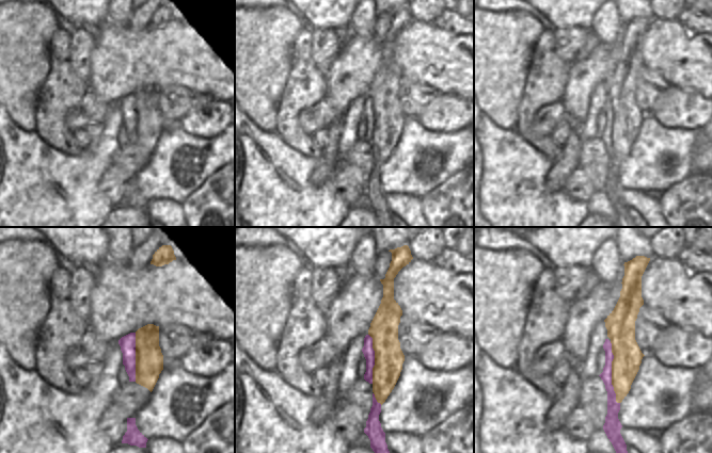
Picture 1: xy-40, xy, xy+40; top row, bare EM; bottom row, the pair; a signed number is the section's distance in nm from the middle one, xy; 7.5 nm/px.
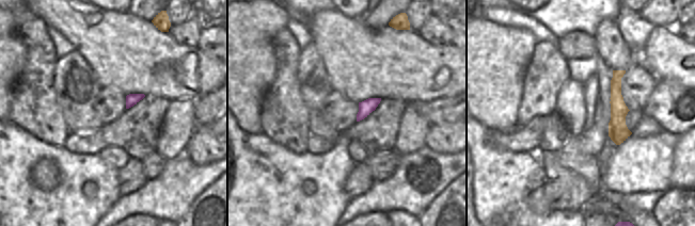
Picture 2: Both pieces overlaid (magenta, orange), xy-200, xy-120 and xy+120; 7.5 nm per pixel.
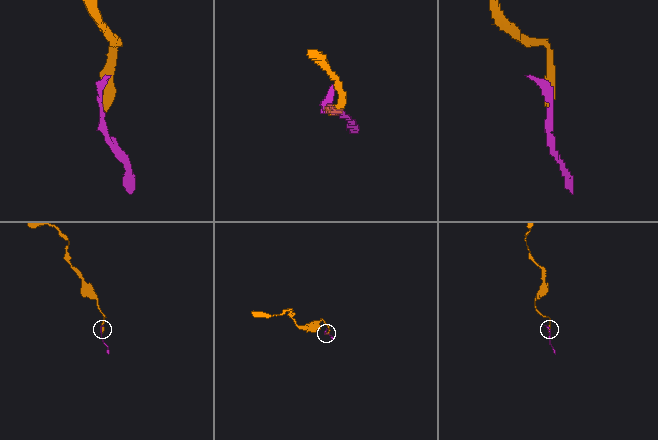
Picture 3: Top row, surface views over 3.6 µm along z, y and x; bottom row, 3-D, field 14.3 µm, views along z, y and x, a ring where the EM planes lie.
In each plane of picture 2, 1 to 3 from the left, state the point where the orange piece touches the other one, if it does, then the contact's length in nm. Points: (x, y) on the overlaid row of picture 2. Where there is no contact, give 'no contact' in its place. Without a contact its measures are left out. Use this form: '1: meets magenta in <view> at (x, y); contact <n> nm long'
1: no contact
2: no contact
3: no contact

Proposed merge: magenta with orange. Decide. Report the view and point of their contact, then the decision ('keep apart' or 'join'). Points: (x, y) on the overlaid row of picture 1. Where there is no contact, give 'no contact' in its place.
xy+40 (611, 373) | join

